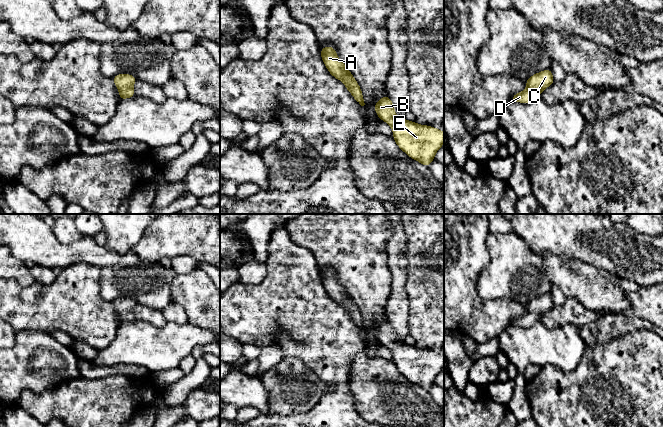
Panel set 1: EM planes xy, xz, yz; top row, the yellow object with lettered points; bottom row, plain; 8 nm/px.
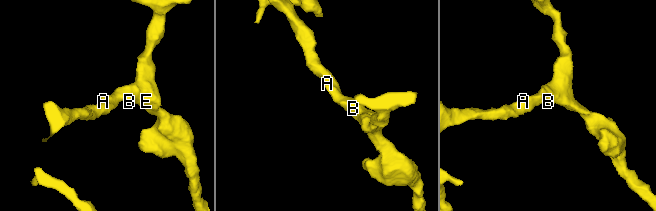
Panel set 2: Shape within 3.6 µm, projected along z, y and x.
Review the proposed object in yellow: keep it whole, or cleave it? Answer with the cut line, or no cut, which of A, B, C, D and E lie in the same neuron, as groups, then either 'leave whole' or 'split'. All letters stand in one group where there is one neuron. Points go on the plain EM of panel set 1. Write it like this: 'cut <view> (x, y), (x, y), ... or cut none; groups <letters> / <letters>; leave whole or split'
cut none; groups A B C D E; leave whole

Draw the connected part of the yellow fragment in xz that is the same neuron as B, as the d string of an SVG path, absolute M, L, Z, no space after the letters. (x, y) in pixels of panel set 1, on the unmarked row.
M388 319L380 322L374 333L379 343L392 352L393 363L398 371L410 382L429 391L444 367L441 353L398 342Z

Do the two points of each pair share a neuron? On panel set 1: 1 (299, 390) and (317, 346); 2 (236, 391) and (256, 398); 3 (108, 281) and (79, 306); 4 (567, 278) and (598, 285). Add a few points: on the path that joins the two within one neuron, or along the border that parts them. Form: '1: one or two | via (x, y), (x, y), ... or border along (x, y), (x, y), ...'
1: two | border along (288, 355), (298, 357), (326, 383)
2: one | via (241, 391), (249, 391), (251, 393)
3: two | border along (92, 265), (99, 270), (100, 295), (111, 302)
4: one | via (575, 278), (590, 285)

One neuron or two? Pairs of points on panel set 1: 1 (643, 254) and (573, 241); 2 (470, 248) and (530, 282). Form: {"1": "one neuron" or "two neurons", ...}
{"1": "one neuron", "2": "two neurons"}

